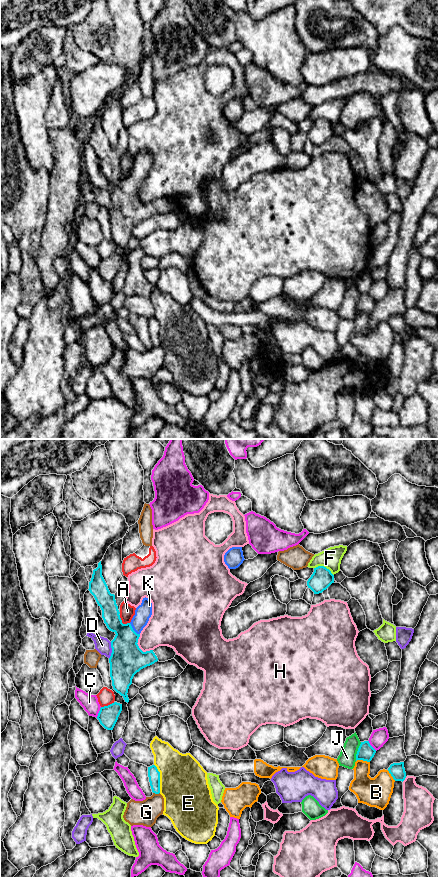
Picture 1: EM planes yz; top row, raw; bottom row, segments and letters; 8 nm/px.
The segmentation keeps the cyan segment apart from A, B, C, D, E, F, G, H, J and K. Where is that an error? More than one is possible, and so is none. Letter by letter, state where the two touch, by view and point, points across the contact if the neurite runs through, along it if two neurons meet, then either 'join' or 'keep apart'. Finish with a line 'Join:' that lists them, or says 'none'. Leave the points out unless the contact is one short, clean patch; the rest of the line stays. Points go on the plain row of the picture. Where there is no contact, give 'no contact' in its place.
A: contact yz (121, 174); keep apart
B: contact yz (363, 312); keep apart
C: contact yz (99, 264); keep apart
D: contact yz (112, 202); keep apart
E: contact yz (159, 330); keep apart
F: contact yz (323, 118); keep apart
G: contact yz (156, 345); keep apart
H: contact yz (138, 199); keep apart
J: contact yz (357, 303); keep apart
K: contact yz (132, 181); way yz (126, 211), (126, 189), (132, 181), (141, 170), (143, 164); join
Join: K

